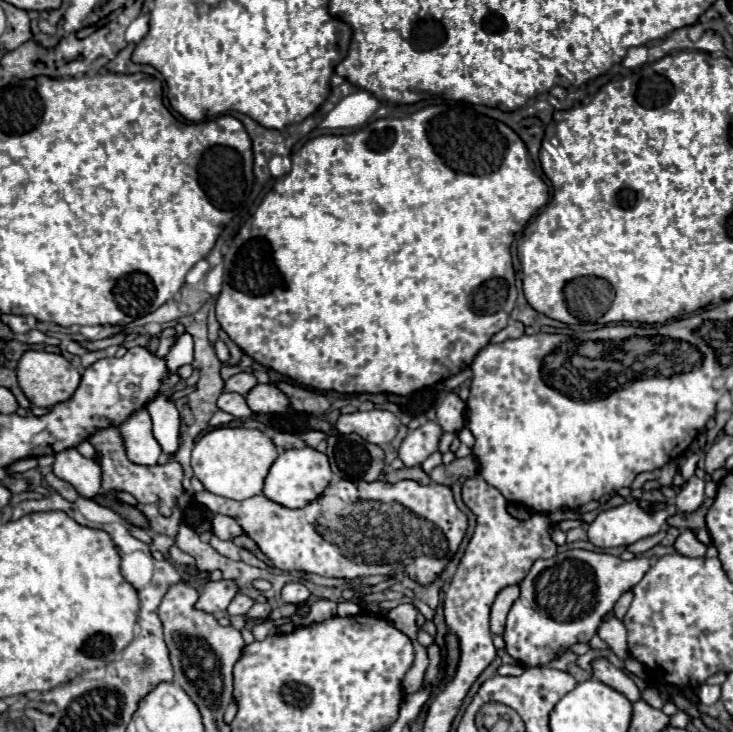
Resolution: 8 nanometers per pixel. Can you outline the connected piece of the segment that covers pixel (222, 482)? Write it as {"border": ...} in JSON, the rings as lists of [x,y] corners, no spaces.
{"border":[[[220,426],[208,430],[194,444],[192,470],[206,490],[232,500],[246,500],[262,492],[264,478],[276,458],[278,458],[276,444],[258,428]]]}

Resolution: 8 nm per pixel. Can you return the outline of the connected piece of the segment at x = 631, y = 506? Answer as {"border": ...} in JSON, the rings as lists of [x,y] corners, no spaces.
{"border":[[[626,502],[600,512],[596,520],[588,524],[588,538],[598,548],[628,546],[658,534],[666,524],[666,518],[672,514],[676,514],[674,504],[668,504],[666,510],[658,510],[656,514],[648,514],[638,506],[638,502]]]}

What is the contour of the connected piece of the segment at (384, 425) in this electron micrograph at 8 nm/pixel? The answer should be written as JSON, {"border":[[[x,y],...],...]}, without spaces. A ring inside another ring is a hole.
{"border":[[[370,410],[370,412],[352,412],[338,418],[340,434],[358,434],[370,444],[388,444],[400,426],[400,418],[388,410]]]}

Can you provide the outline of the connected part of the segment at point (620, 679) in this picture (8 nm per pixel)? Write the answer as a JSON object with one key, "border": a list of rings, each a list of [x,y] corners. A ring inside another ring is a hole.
{"border":[[[594,660],[594,678],[598,678],[600,682],[604,682],[606,686],[618,690],[620,694],[624,694],[630,702],[636,702],[640,700],[640,694],[638,694],[638,688],[636,684],[628,678],[626,672],[618,670],[616,666],[612,666],[608,660]]]}

